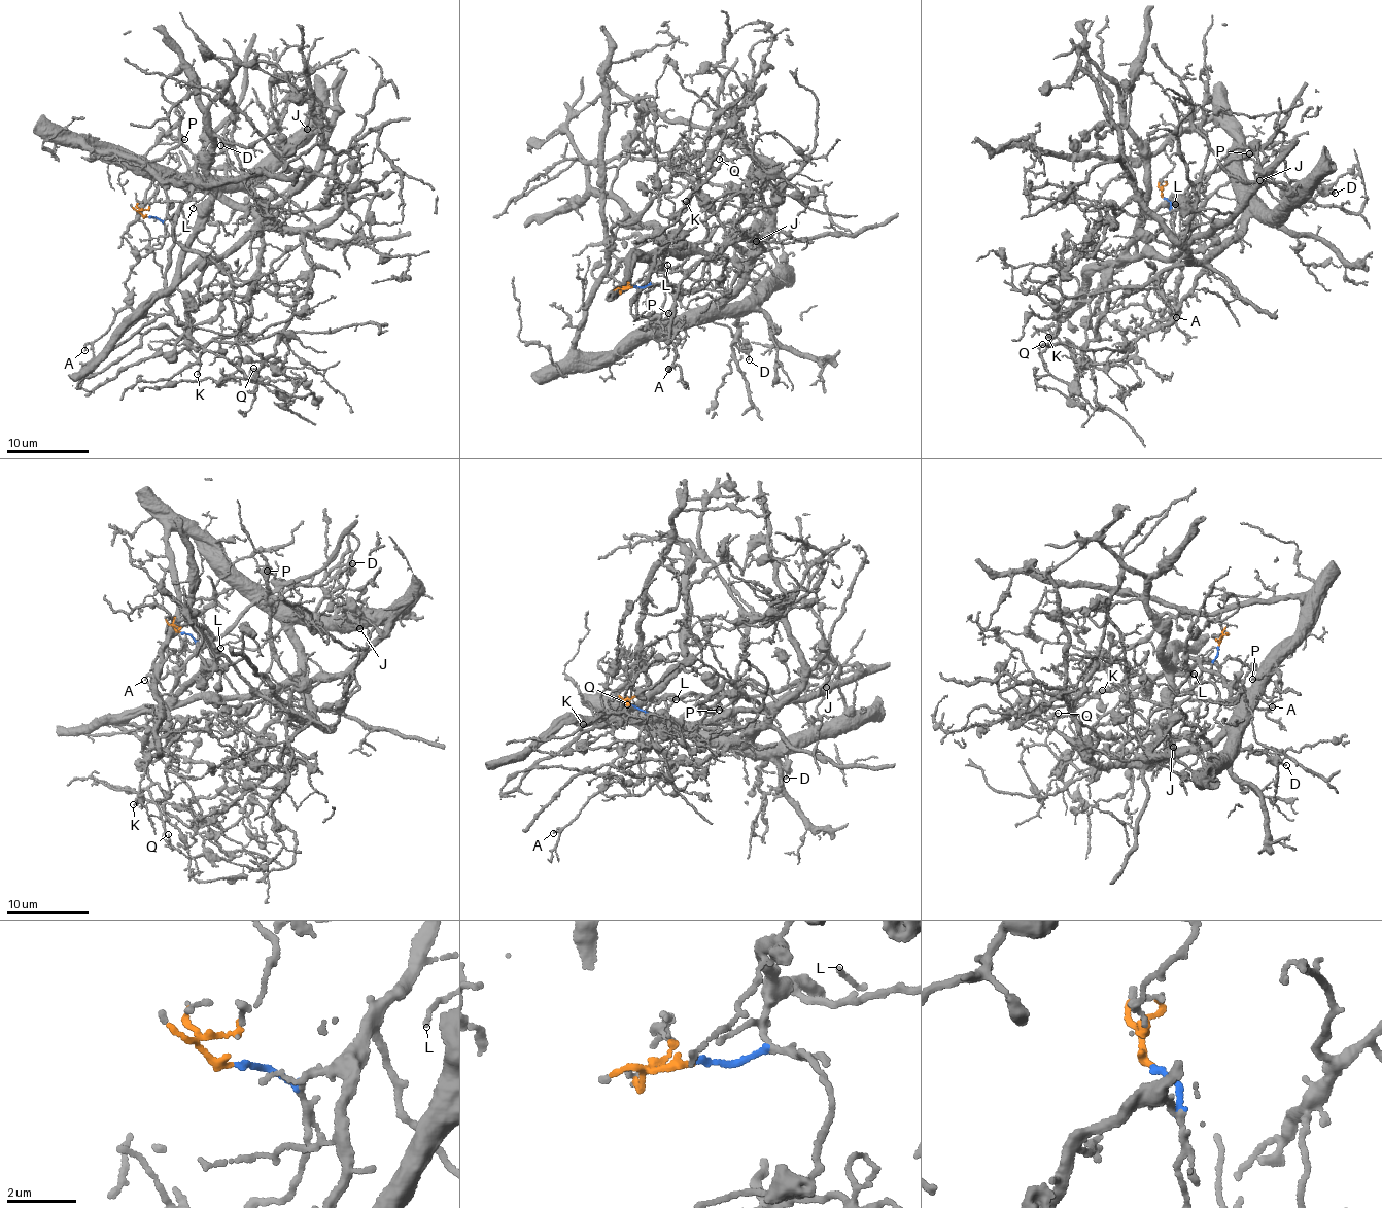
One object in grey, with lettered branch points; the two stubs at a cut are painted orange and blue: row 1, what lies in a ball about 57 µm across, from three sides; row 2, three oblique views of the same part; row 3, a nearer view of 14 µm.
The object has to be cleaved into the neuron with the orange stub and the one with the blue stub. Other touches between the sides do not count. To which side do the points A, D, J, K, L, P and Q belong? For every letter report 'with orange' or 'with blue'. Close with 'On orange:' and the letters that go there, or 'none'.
A: with blue
D: with blue
J: with orange
K: with blue
L: with blue
P: with orange
Q: with blue
On orange: J, P

